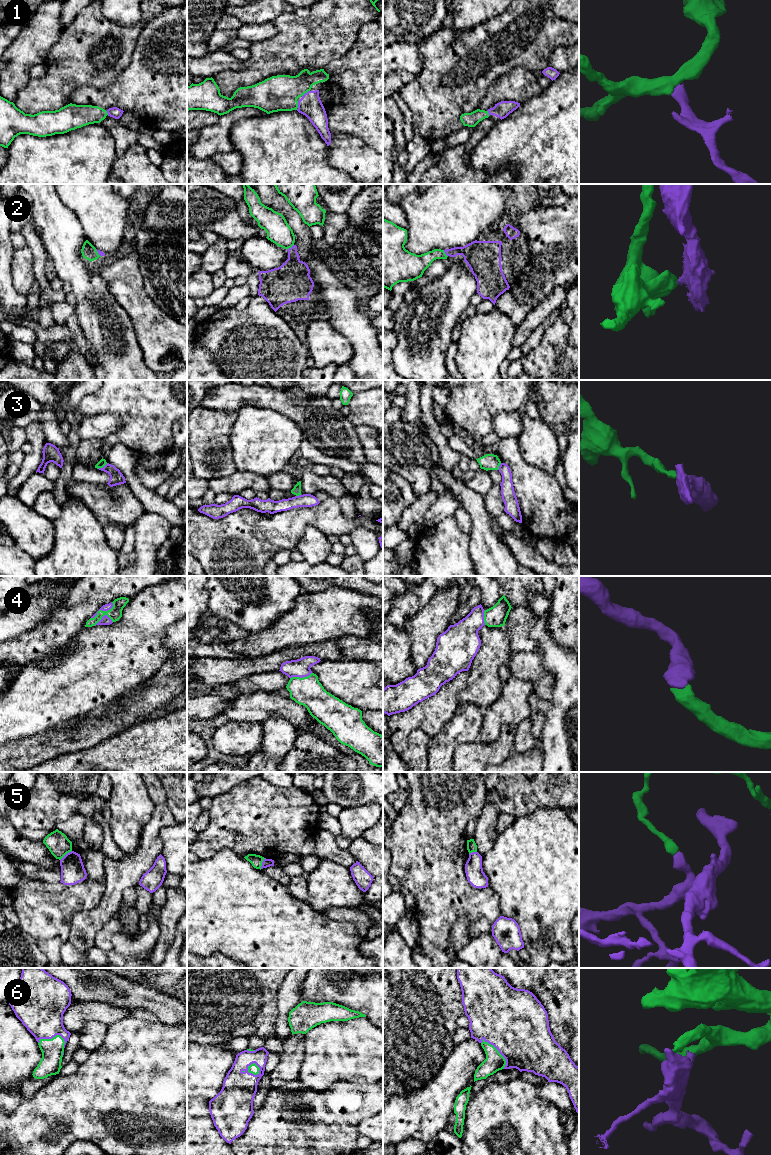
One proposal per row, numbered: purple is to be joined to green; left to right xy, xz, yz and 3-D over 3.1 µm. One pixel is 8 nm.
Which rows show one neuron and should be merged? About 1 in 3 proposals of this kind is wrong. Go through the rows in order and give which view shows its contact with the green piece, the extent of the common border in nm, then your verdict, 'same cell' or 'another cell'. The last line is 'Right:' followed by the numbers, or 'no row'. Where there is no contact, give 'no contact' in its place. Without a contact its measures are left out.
1: contact in xz; length 80 nm; same cell
2: contact in xz; length 70 nm; another cell
3: contact in xy; length 90 nm; another cell
4: contact in xy; length 220 nm; same cell
5: contact in xy; length 130 nm; another cell
6: contact in yz; length 300 nm; same cell
Right: 1, 4, 6

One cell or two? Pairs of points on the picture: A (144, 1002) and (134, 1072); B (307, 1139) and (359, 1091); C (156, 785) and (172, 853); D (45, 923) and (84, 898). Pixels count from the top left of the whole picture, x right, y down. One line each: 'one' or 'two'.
A: two
B: one
C: two
D: one

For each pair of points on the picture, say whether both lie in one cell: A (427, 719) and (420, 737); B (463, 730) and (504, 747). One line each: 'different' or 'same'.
A: different
B: different

